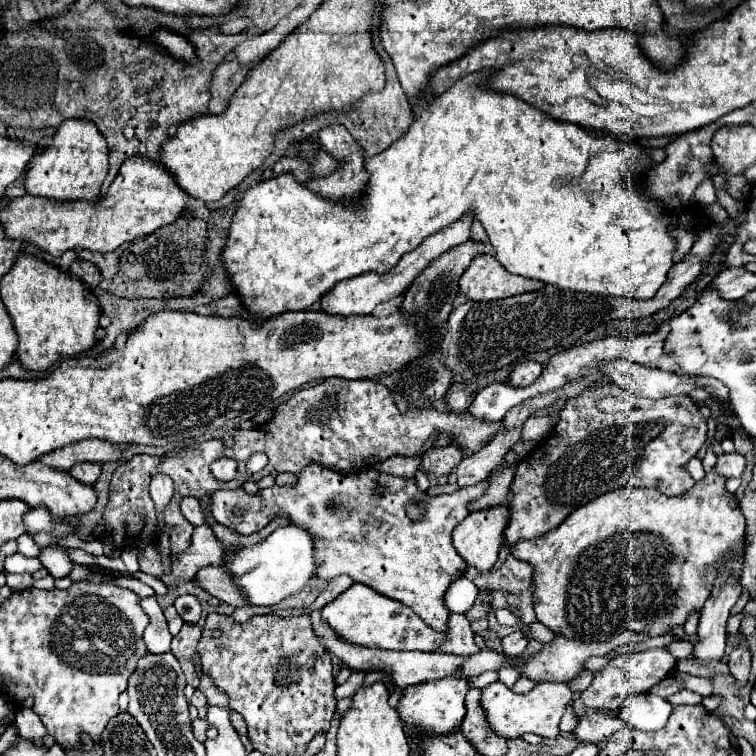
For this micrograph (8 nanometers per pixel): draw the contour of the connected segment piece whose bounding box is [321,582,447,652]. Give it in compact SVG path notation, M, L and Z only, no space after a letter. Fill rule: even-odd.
M353 584L349 590L341 592L335 600L321 608L323 622L327 622L341 640L357 646L385 648L385 650L421 650L435 652L447 634L431 630L411 608L391 600L365 584Z

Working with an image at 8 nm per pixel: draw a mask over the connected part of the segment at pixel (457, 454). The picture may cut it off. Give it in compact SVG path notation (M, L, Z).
M449 444L443 448L431 448L421 456L421 468L425 472L435 472L437 476L443 476L443 474L449 474L465 456L467 452L463 452L455 444Z

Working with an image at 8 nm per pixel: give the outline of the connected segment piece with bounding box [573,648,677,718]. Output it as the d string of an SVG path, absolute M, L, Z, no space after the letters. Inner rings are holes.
M649 648L645 652L633 652L633 654L621 654L617 658L611 658L605 668L593 674L593 682L587 690L581 692L581 698L573 702L573 714L575 718L581 718L585 710L599 708L599 710L621 710L627 702L627 698L649 692L655 684L659 684L663 678L667 678L677 666L677 658L667 648Z

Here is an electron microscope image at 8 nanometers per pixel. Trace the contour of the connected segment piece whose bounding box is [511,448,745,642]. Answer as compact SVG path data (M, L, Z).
M707 448L707 454L703 458L703 466L705 466L705 478L695 482L695 486L681 496L665 496L655 488L621 488L621 490L613 490L607 492L587 504L581 504L575 512L571 512L571 516L567 516L567 520L563 520L563 524L547 534L543 534L541 538L533 538L533 540L523 540L519 544L511 546L511 554L517 560L523 560L527 564L533 566L533 608L537 614L537 620L543 622L549 630L553 630L559 636L565 638L575 638L575 640L583 640L583 642L593 642L593 640L609 640L611 636L625 632L625 630L633 630L633 632L645 632L649 636L661 636L661 634L671 634L671 628L677 624L685 624L687 616L695 610L695 608L703 608L705 600L709 598L711 592L711 580L707 576L713 576L713 570L719 568L719 564L723 564L729 572L741 574L743 570L743 558L737 556L737 550L743 548L743 538L745 538L745 516L739 510L739 502L735 498L735 494L729 494L725 490L725 480L723 476L715 476L715 452L711 448Z

